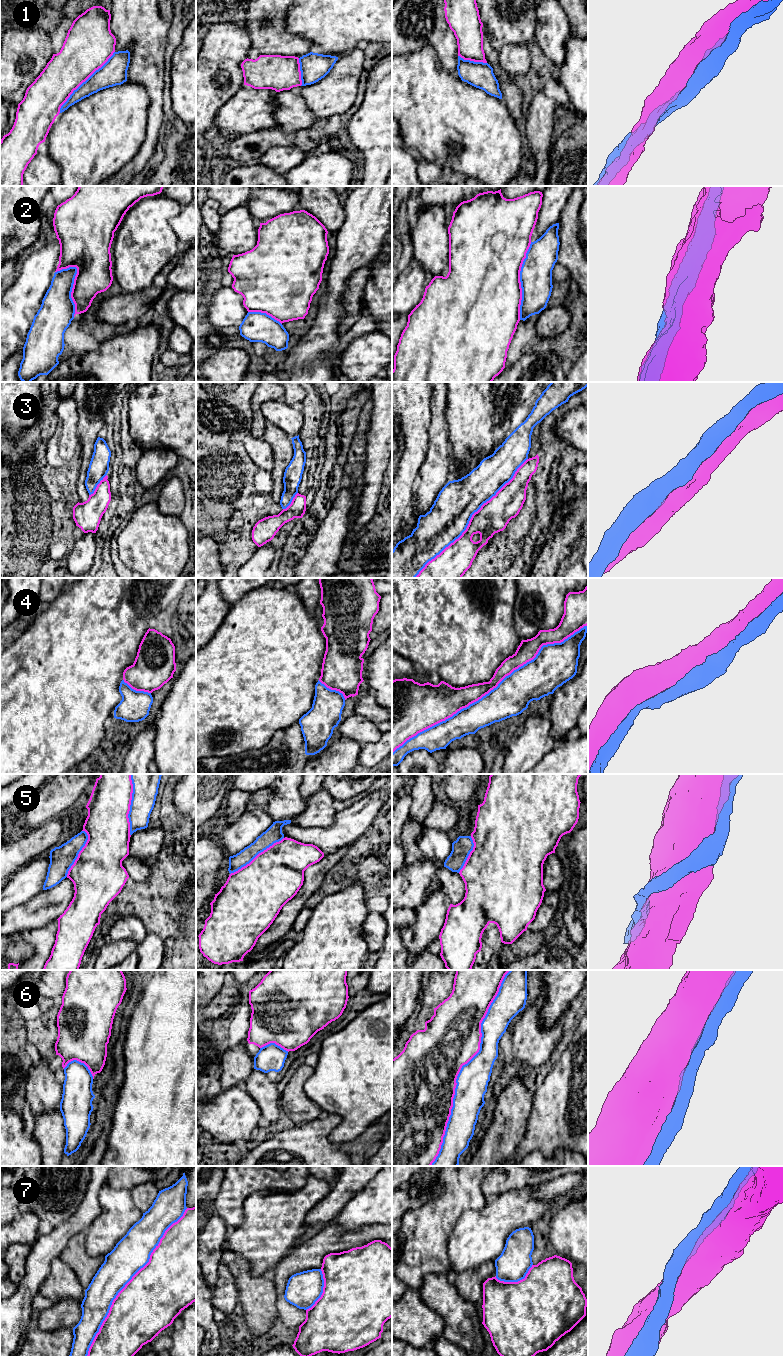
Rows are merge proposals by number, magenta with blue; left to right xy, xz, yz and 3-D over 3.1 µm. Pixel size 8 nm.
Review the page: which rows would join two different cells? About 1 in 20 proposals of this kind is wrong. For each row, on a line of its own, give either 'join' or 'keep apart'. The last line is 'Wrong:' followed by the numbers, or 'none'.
1: join
2: join
3: join
4: join
5: keep apart
6: join
7: keep apart
Wrong: 5, 7

